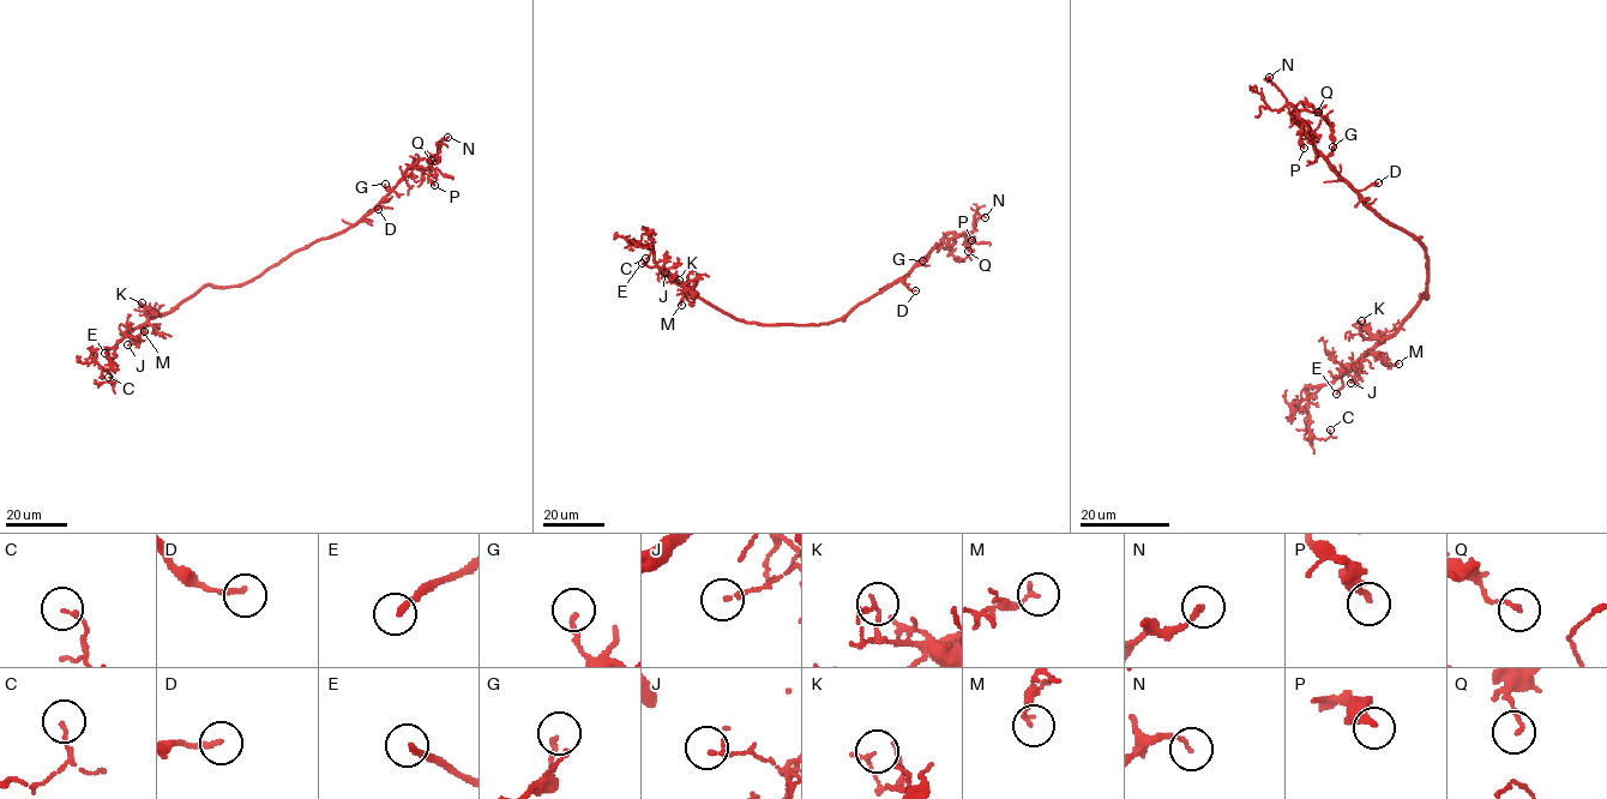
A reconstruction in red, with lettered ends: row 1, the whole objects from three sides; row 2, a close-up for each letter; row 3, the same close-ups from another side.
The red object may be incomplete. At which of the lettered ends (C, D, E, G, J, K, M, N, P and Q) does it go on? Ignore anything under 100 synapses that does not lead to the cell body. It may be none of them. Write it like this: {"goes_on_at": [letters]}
{"goes_on_at": ["E"]}

